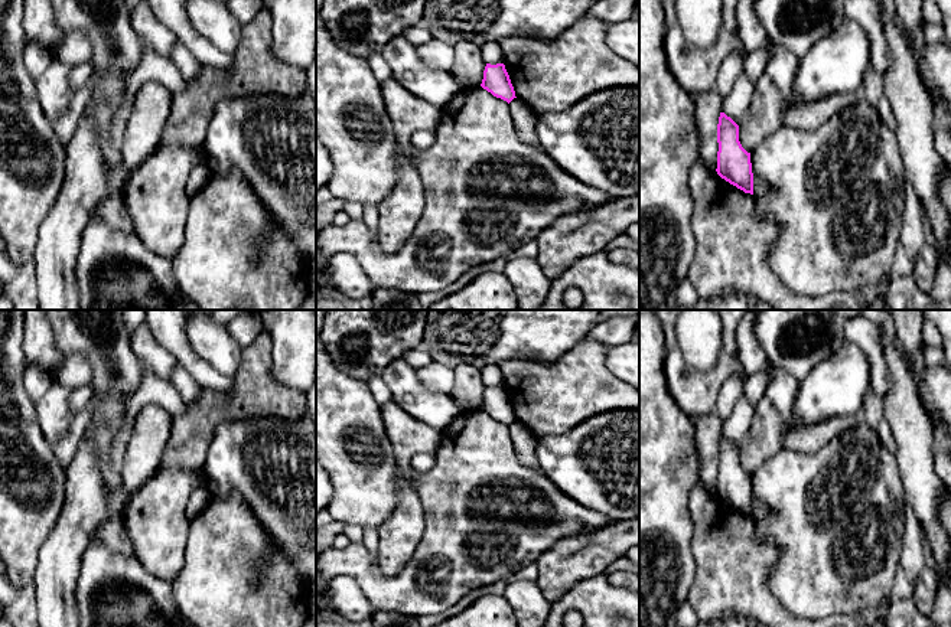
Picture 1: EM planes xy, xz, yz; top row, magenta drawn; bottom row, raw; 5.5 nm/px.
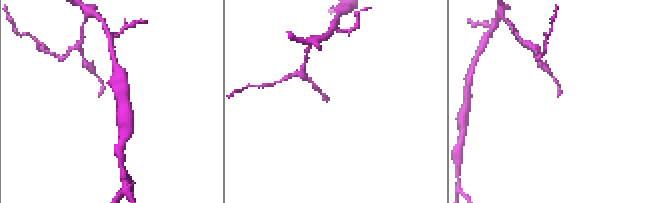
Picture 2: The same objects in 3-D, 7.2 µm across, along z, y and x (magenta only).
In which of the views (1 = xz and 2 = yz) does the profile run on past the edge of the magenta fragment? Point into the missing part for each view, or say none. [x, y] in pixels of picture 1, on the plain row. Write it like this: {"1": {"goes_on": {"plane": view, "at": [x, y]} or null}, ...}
{"1": {"goes_on": null}, "2": {"goes_on": null}}

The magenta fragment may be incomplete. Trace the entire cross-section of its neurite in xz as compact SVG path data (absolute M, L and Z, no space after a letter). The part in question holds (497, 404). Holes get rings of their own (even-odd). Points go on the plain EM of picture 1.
M486 386L481 409L508 427L517 421L504 386Z

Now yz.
M724 435L719 440L717 466L717 497L745 516L753 517L750 476L739 464L739 448Z

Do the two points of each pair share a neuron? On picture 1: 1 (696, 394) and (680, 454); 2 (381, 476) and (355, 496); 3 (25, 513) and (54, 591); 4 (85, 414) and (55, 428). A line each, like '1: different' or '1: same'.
1: different
2: same
3: different
4: different

